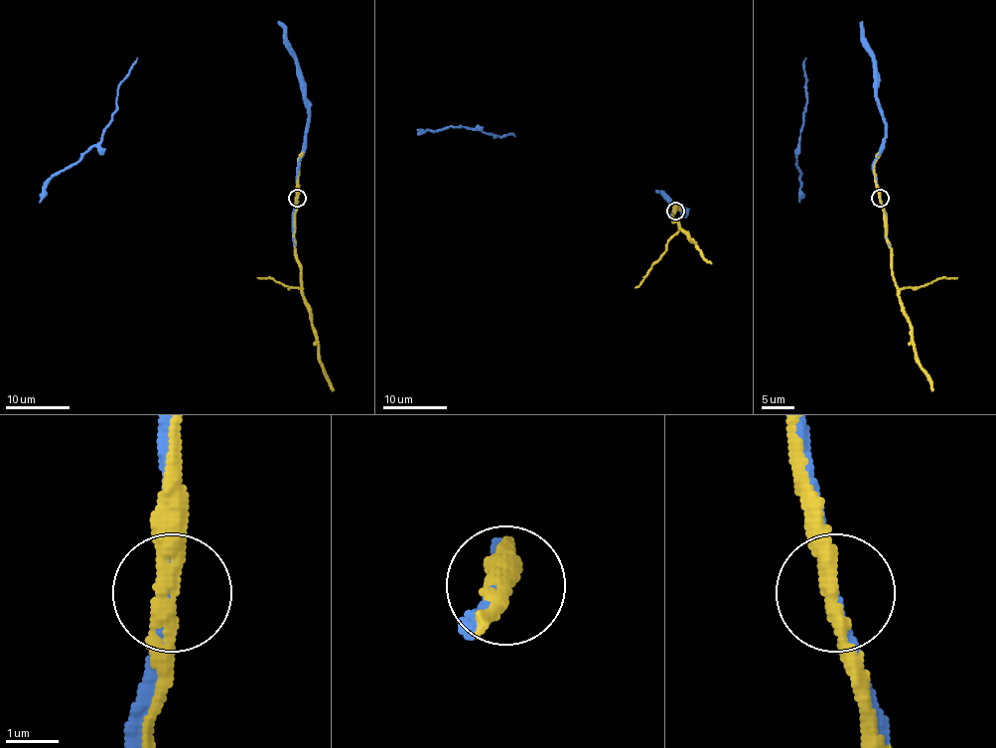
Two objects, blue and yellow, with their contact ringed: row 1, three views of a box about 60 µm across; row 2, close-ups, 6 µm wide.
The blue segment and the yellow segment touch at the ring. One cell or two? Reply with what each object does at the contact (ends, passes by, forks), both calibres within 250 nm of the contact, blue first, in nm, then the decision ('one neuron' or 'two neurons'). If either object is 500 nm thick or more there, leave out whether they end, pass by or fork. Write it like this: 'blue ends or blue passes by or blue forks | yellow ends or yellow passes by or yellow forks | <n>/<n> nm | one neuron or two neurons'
blue passes by | yellow passes by | 260/240 nm | one neuron

